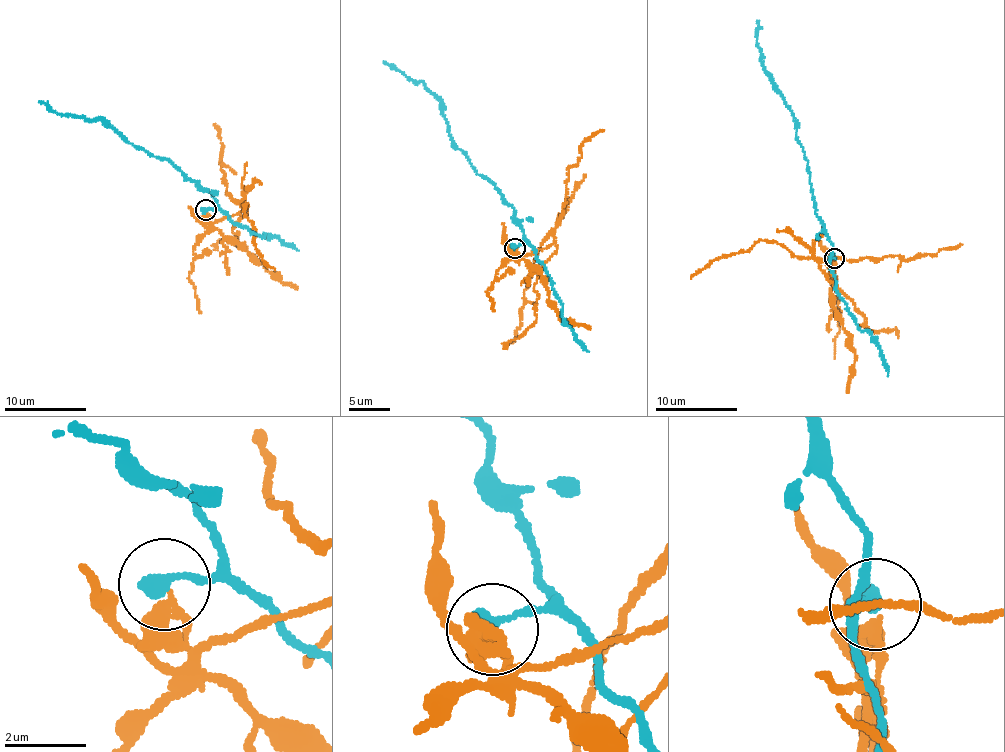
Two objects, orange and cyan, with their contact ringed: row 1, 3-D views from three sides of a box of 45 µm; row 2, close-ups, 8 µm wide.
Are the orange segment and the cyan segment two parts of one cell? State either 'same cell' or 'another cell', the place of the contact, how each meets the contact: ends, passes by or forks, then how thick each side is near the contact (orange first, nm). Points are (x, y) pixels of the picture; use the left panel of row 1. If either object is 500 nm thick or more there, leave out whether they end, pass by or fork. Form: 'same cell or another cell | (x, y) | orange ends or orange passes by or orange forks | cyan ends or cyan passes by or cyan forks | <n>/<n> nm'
another cell | (206, 210) | orange passes by | cyan ends | 120/400 nm

